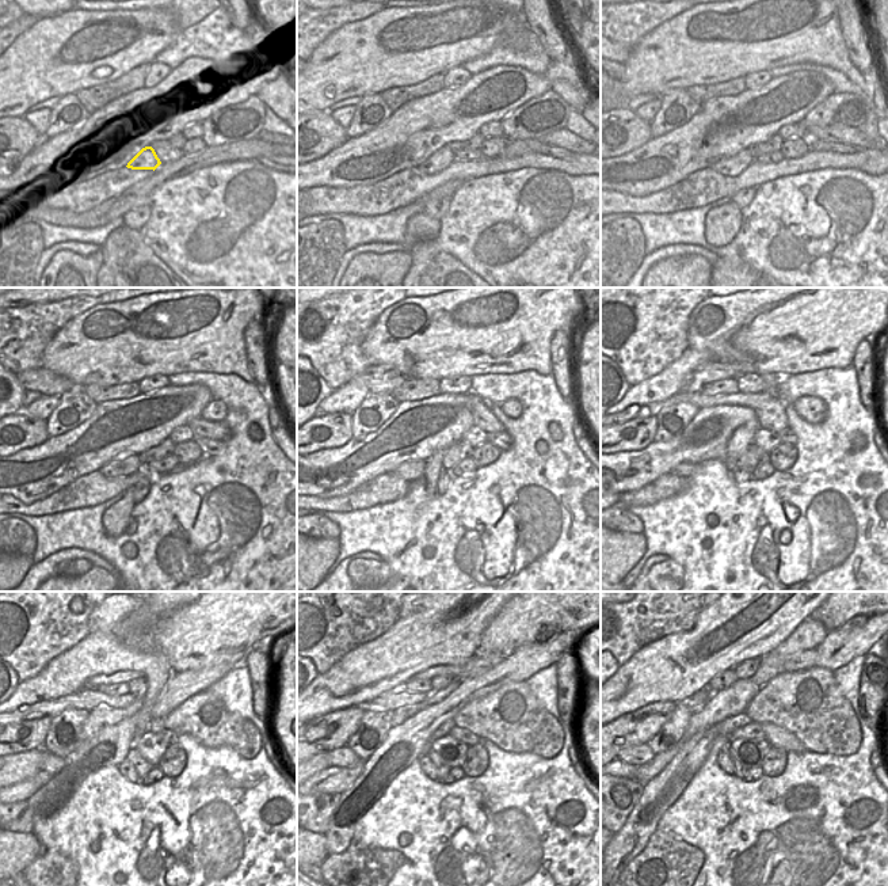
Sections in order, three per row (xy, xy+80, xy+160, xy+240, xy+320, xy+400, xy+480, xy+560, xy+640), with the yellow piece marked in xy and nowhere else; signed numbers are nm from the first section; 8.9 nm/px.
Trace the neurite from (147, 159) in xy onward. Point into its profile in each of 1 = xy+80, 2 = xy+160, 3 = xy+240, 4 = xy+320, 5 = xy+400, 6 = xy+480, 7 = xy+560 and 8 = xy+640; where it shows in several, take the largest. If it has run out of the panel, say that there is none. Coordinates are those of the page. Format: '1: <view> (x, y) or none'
1: xy+80 (439, 160)
2: xy+160 (734, 166)
3: xy+240 (125, 466)
4: xy+320 (410, 471)
5: xy+400 (685, 470)
6: xy+480 (52, 764)
7: xy+560 (343, 756)
8: xy+640 (640, 755)

